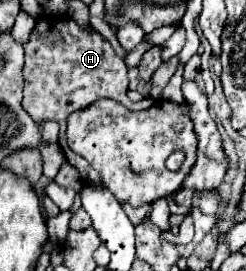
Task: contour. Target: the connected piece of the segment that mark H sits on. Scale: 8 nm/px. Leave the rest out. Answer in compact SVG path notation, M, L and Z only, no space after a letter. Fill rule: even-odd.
M42 16L36 28L30 34L30 42L24 46L24 110L32 116L34 122L42 124L54 120L60 124L60 146L64 150L66 160L80 172L84 184L102 186L100 174L74 150L70 150L66 140L66 120L72 112L88 108L92 102L100 98L112 98L124 102L128 110L142 110L154 104L152 98L144 98L142 102L130 102L128 92L128 66L126 62L114 54L110 42L98 32L88 34L80 26L76 26L66 16Z

